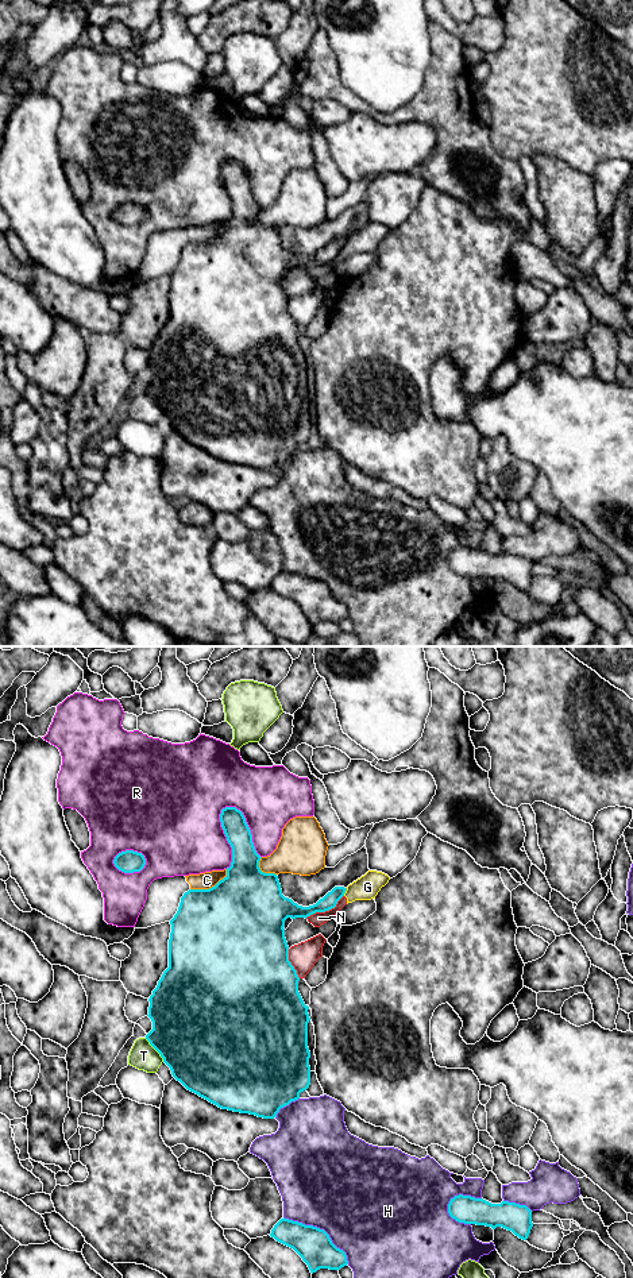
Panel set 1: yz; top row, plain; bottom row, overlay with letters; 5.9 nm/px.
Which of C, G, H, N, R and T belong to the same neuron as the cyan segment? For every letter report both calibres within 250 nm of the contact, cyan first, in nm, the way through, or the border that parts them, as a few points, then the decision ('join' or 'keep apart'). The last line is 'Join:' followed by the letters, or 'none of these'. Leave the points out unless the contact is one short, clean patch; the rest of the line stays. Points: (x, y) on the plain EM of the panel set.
C: 500 nm thick on the cyan side, 100 nm on the other; keep apart
G: 90 nm thick on the cyan side, 140 nm on the other; border along yz (347, 240), (343, 247); keep apart
H: 200 nm thick on the cyan side, 500 nm on the other; keep apart
N: 130 nm thick on the cyan side, 80 nm on the other; keep apart
R: 180 nm thick on the cyan side, 480 nm on the other; keep apart
T: 480 nm thick on the cyan side, 160 nm on the other; keep apart
Join: none of these

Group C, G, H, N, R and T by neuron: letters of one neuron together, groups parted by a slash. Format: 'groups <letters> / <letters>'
groups C / G N / H / R / T

